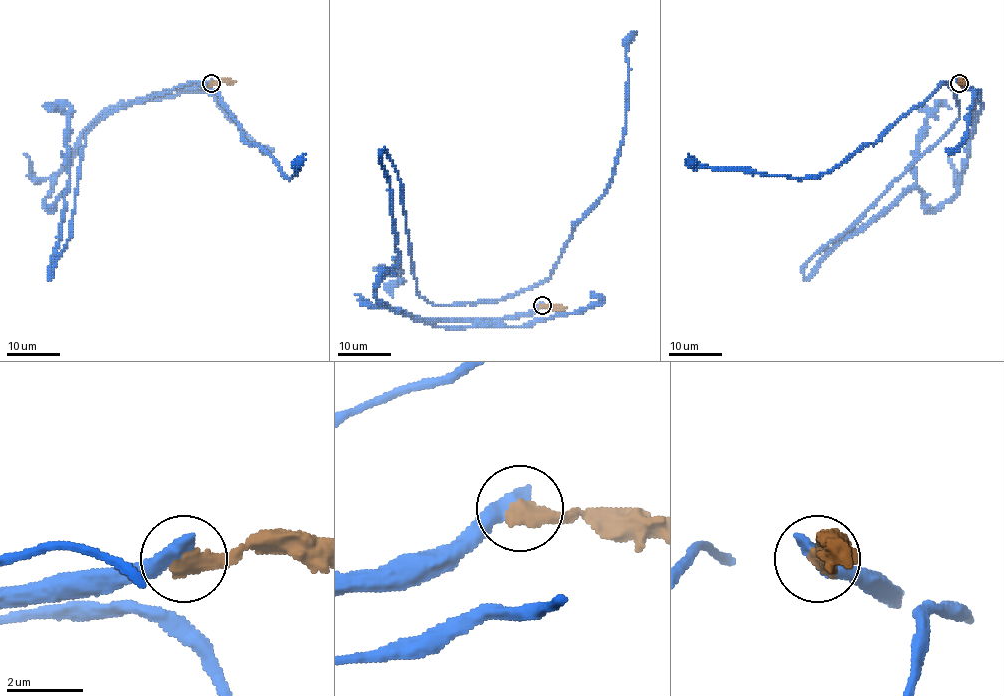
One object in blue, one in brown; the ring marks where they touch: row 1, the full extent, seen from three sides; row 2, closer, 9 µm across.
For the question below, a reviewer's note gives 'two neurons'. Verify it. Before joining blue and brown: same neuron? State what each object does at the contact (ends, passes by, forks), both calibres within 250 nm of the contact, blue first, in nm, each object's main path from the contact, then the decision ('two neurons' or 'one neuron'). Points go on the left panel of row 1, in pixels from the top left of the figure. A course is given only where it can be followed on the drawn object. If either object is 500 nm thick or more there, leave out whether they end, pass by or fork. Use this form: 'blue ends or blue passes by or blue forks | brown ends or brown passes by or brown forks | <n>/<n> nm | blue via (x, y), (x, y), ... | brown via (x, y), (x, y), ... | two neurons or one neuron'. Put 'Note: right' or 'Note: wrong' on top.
Note: right
blue ends | brown ends | 460/440 nm | blue via (211, 83), (85, 134), (44, 199), (67, 188), (50, 278), (114, 110), (205, 85), (290, 178), (306, 158) | brown via (211, 83), (235, 82) | two neurons

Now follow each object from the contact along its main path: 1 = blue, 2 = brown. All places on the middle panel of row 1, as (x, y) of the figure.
1: (542, 306), (383, 304), (381, 153), (417, 292), (536, 285), (614, 171), (637, 31)
2: (542, 306), (566, 307)

